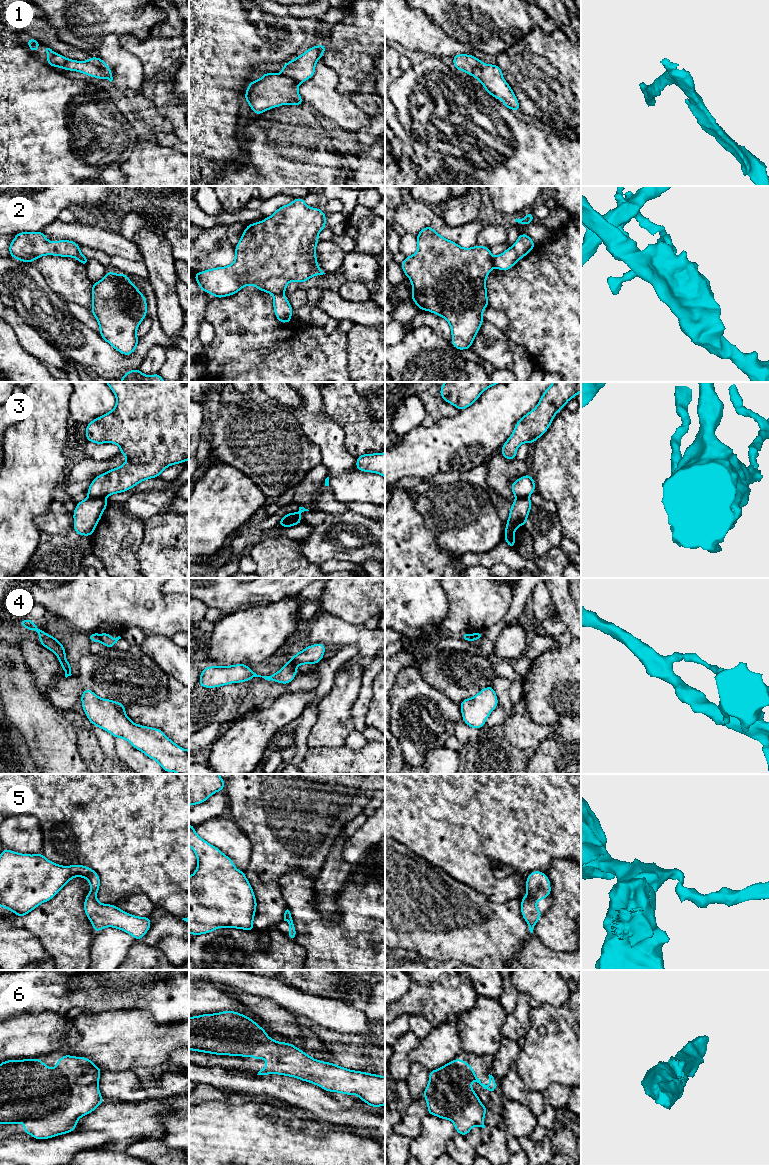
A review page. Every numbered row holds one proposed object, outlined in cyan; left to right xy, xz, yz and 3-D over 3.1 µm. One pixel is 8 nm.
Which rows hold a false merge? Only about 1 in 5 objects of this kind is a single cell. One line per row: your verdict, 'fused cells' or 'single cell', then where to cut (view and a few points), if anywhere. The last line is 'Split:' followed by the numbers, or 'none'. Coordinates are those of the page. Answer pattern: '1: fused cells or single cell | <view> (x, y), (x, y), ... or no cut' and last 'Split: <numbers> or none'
1: fused cells | xy (87, 61), (105, 70), (111, 76)
2: fused cells | yz (492, 257), (494, 266)
3: fused cells | xy (89, 496), (104, 498)
4: fused cells | xz (292, 658), (297, 665)
5: single cell | no cut
6: single cell | no cut
Split: 1, 2, 3, 4

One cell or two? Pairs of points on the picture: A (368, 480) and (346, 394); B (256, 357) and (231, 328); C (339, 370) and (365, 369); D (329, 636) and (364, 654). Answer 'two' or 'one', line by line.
A: two
B: one
C: two
D: one

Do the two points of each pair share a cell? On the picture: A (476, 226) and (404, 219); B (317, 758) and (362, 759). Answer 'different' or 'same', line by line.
A: same
B: same

